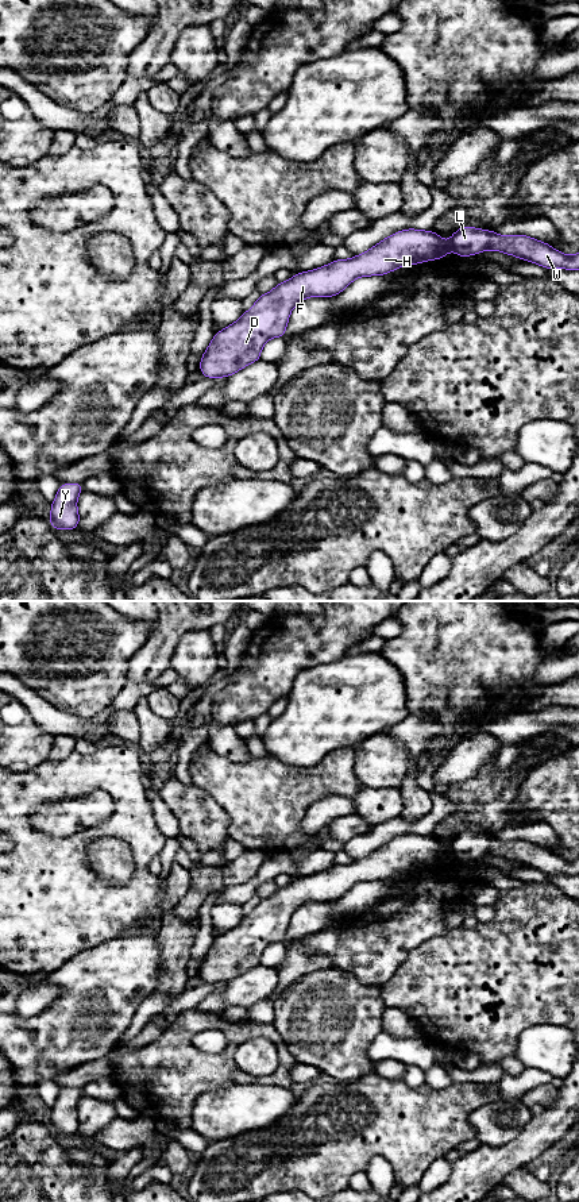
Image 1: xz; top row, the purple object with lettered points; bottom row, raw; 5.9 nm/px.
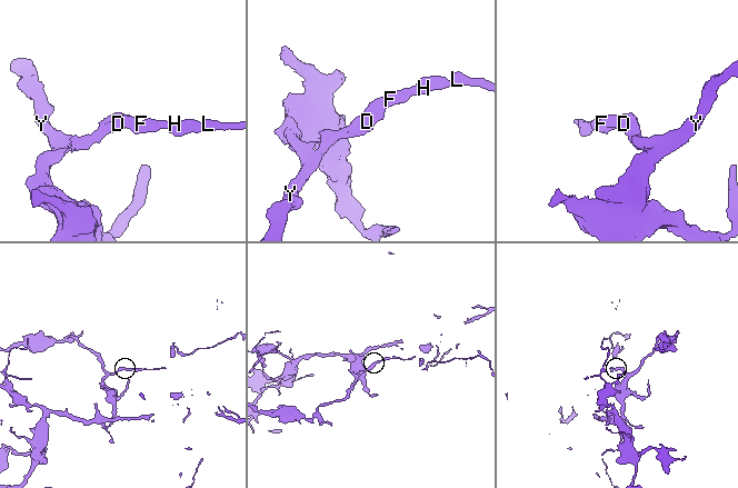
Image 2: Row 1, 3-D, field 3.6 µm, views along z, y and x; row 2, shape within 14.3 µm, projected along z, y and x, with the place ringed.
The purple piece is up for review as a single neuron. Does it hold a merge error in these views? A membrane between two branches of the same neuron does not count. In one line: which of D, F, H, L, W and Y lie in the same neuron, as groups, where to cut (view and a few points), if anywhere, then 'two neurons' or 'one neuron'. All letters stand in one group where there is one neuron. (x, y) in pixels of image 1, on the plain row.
D F H Y / L W; cut in xz along (447, 847), (452, 854); two neurons

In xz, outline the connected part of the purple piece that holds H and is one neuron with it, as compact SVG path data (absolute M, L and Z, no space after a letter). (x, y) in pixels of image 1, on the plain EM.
M402 835L351 864L336 864L277 889L239 925L215 937L198 974L206 983L223 983L260 964L265 948L285 941L292 914L306 902L333 902L354 885L383 881L402 871L444 863L451 850L435 836Z

